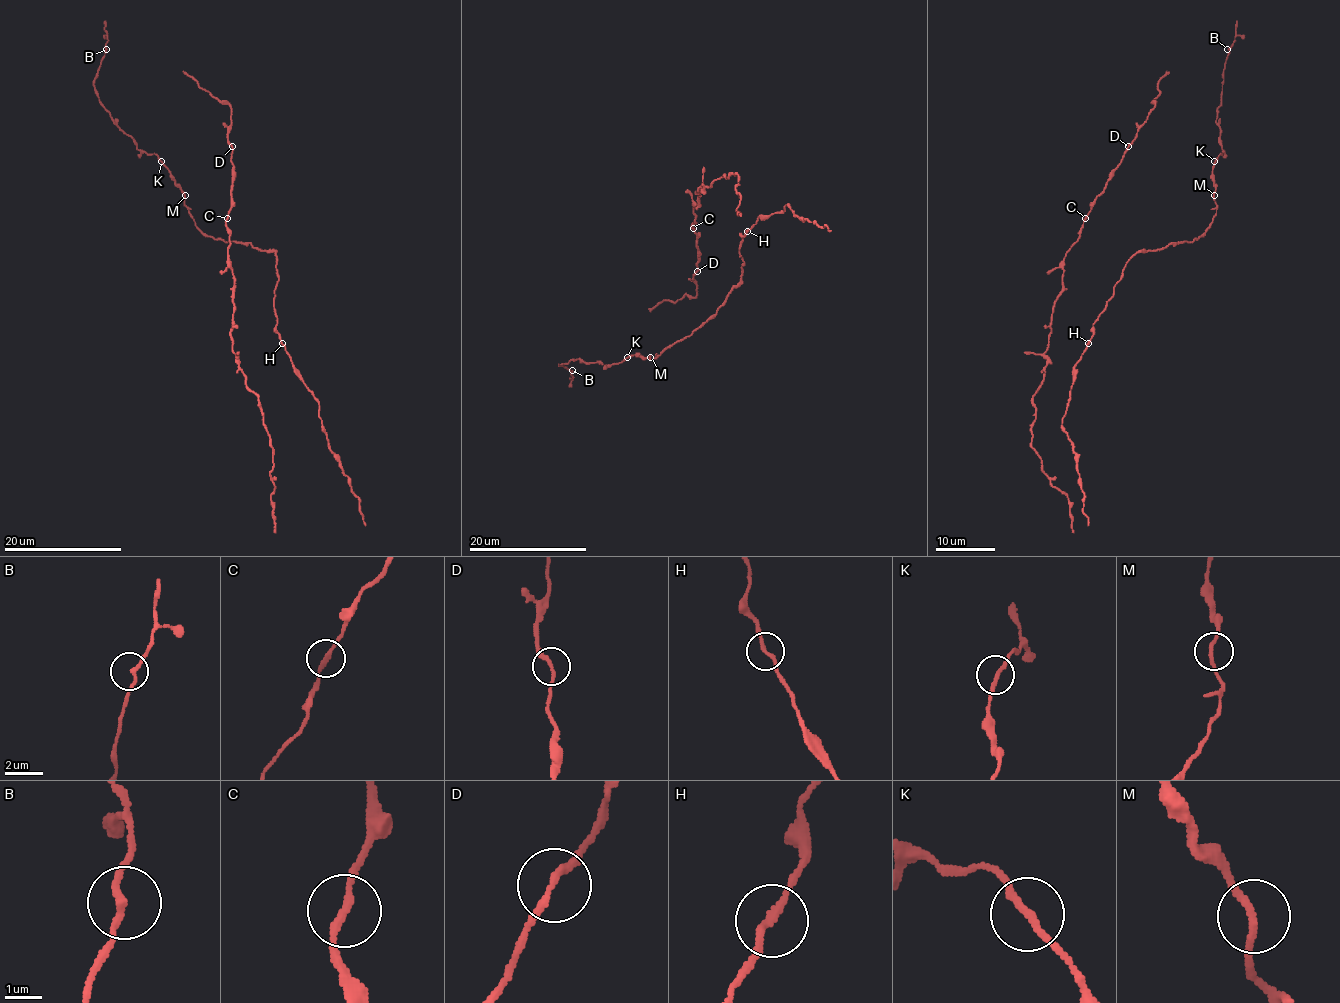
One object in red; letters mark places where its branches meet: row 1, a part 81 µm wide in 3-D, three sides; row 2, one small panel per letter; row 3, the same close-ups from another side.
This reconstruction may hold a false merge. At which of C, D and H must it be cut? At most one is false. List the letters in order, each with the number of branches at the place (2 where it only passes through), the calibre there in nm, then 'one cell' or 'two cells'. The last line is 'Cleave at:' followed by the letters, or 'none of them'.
C: branches 2; calibre 200 nm; one cell
D: branches 2; calibre 190 nm; one cell
H: branches 2; calibre 190 nm; one cell
Cleave at: none of them

